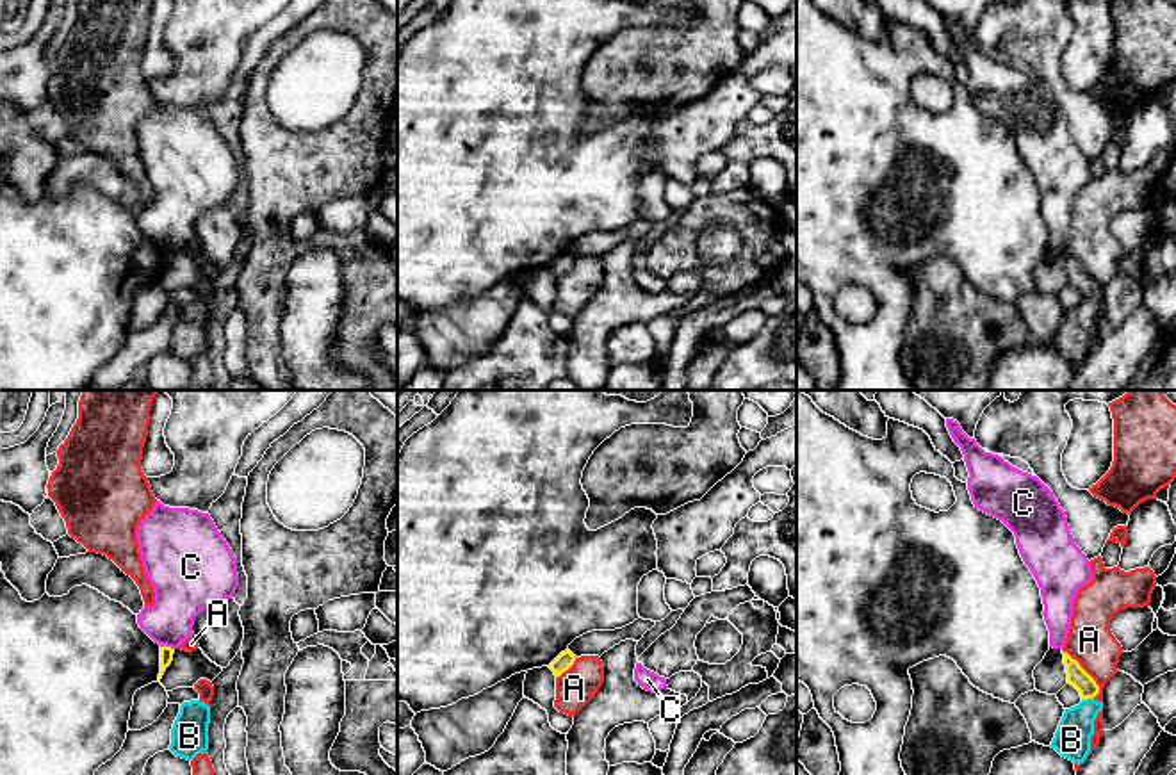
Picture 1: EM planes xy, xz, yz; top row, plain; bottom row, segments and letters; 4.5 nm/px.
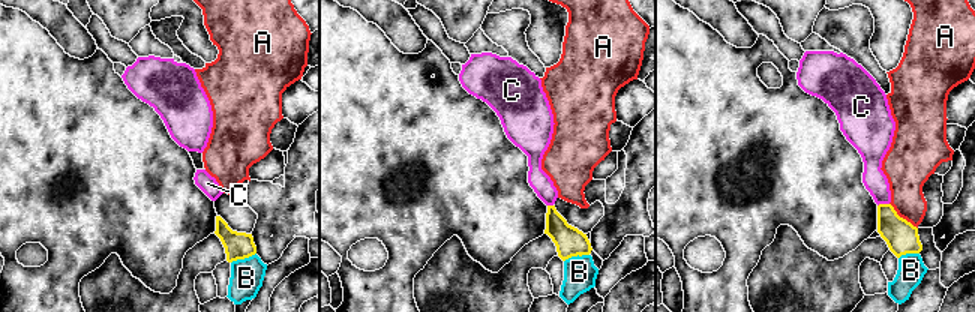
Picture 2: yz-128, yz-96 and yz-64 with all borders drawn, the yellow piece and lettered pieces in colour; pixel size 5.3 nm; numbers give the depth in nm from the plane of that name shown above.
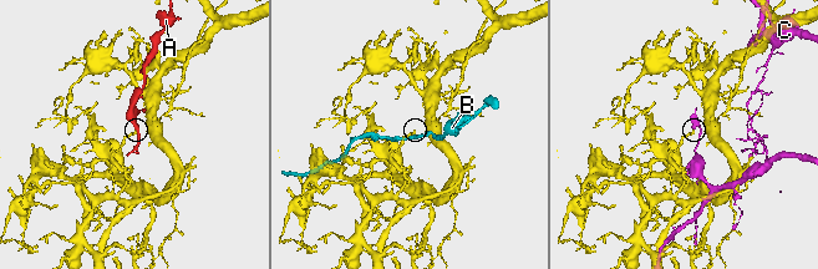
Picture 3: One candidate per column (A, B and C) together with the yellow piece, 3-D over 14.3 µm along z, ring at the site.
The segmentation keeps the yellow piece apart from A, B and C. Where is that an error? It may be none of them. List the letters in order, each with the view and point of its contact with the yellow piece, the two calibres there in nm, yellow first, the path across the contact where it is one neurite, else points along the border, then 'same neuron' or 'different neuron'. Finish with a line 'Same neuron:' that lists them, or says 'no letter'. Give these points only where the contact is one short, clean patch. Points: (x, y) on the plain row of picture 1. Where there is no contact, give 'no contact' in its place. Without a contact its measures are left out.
A: meets yellow in yz at (1086, 273); 90 nm thick on the yellow side, 200 nm on the other; border along yz (1062, 250), (1094, 282), (1098, 287), (1094, 298); different neuron
B: meets yellow in yz at (1087, 298); 90 nm thick on the yellow side, 160 nm on the other; different neuron
C: meets yellow in xy at (168, 248); 60 nm thick on the yellow side, 240 nm on the other; different neuron
Same neuron: no letter

